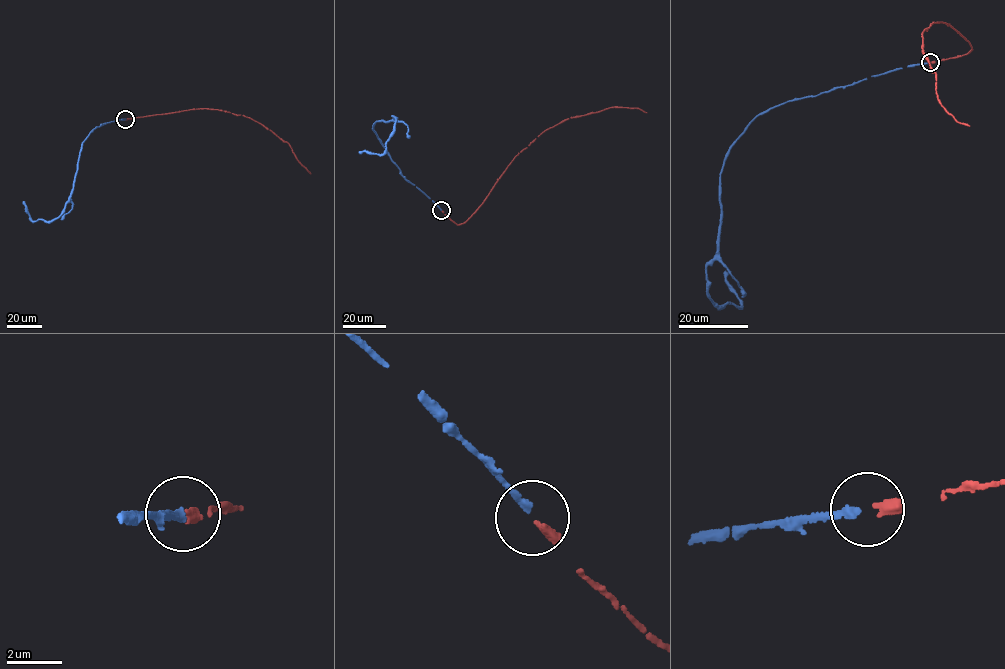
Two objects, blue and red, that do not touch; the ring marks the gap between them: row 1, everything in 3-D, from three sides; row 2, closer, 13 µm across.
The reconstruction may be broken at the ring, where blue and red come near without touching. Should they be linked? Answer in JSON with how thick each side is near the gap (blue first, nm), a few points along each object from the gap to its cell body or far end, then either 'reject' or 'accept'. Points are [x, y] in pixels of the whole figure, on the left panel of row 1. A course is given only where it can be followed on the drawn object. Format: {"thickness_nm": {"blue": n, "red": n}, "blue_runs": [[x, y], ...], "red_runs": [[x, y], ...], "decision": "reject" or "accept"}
{"thickness_nm": {"blue": 240, "red": 320}, "blue_runs": [[125, 119], [96, 127], [83, 142], [73, 189], [63, 213], [50, 221], [33, 221], [23, 201]], "red_runs": [[125, 119], [205, 108], [244, 115], [289, 144], [310, 174]], "decision": "accept"}

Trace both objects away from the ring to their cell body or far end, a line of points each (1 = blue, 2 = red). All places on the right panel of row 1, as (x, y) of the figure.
1: (930, 63), (794, 99), (751, 121), (723, 163), (719, 246), (706, 267), (709, 297), (741, 307), (726, 271)
2: (931, 62), (972, 48), (942, 22), (933, 22), (922, 34), (942, 106), (969, 126)

